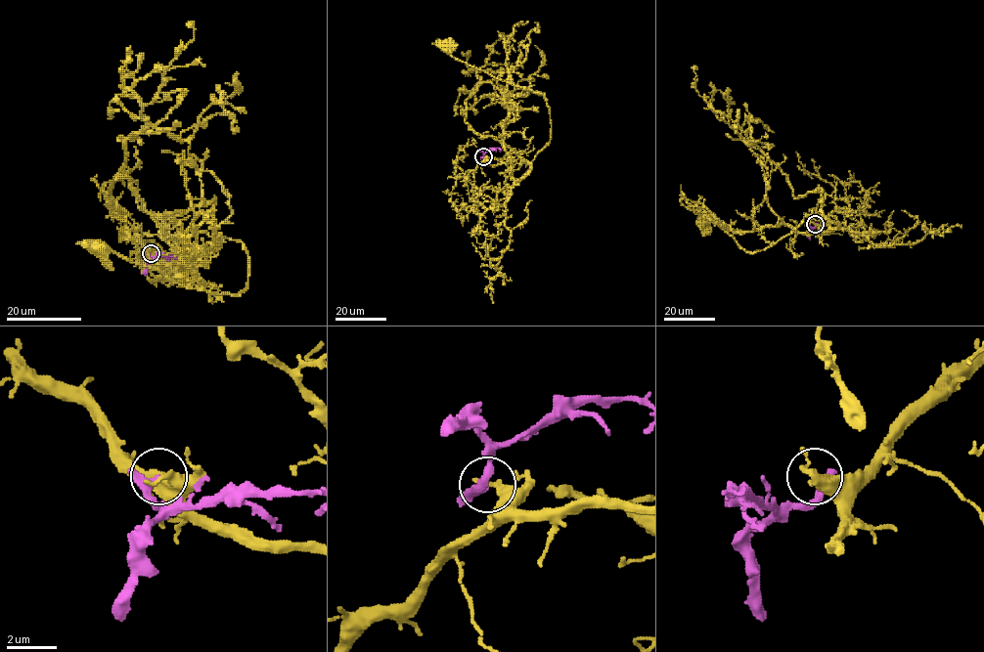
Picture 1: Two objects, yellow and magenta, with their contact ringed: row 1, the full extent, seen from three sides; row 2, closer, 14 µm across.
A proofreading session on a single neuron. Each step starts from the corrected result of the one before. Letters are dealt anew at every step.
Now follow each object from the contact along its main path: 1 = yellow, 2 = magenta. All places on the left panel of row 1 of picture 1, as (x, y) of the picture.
1: (151, 252), (189, 265), (222, 239), (239, 240), (246, 249), (247, 286), (236, 293), (194, 288), (100, 246)
2: (151, 252), (151, 257), (174, 255), (174, 259)

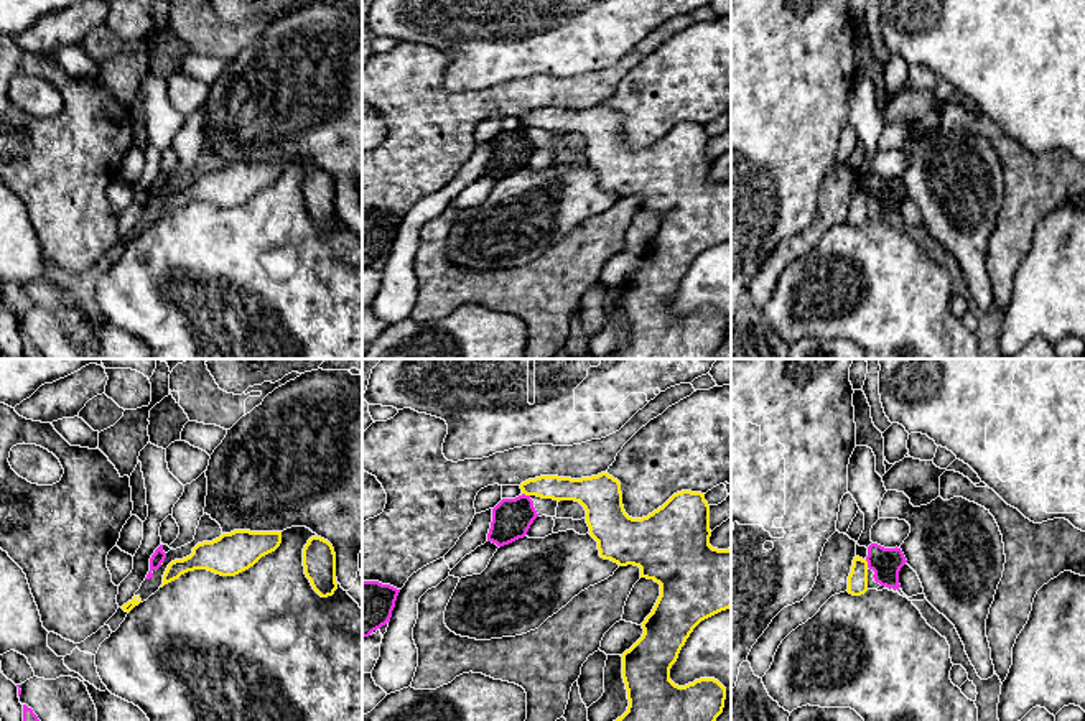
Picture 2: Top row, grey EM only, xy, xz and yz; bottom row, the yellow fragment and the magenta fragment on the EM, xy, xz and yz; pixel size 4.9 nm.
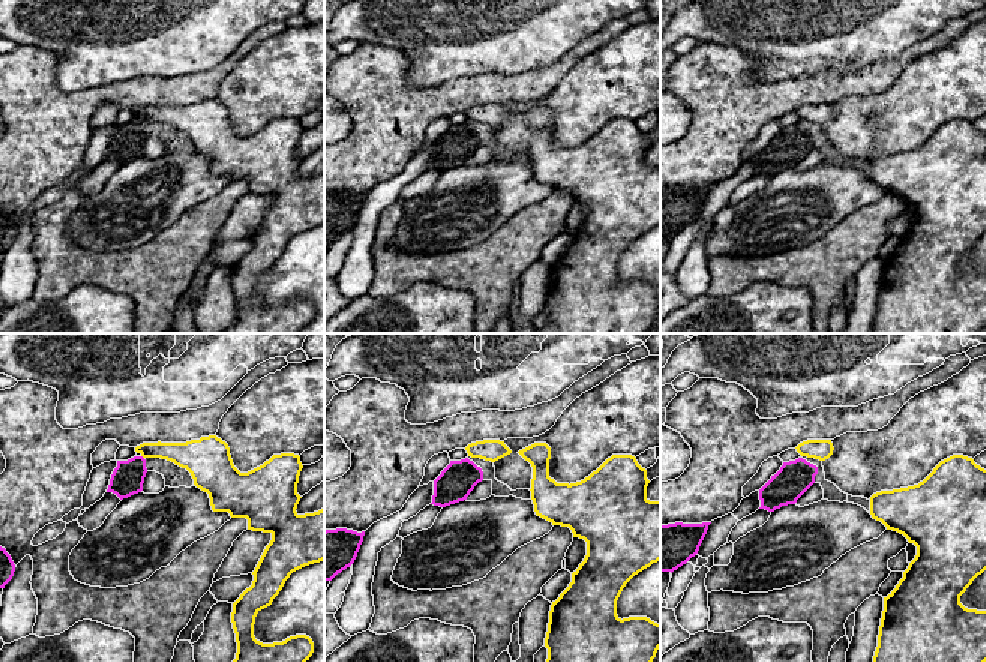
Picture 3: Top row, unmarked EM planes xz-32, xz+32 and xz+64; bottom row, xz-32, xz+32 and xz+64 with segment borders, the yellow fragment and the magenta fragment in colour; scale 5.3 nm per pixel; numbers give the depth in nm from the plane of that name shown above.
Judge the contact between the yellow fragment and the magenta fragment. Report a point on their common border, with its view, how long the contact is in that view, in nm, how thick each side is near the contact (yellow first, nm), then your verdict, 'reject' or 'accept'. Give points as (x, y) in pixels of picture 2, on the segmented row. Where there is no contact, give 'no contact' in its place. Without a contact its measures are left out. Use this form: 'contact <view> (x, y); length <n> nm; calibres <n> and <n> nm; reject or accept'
contact xz (526, 494); length 40 nm; calibres 120 and 190 nm; reject

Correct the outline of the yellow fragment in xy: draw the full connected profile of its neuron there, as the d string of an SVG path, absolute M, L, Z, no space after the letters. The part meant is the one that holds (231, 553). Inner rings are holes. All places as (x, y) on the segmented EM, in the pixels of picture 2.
M234 530L212 542L198 543L193 553L168 565L165 584L194 570L207 570L221 576L235 576L254 566L262 556L275 551L282 543L282 532Z

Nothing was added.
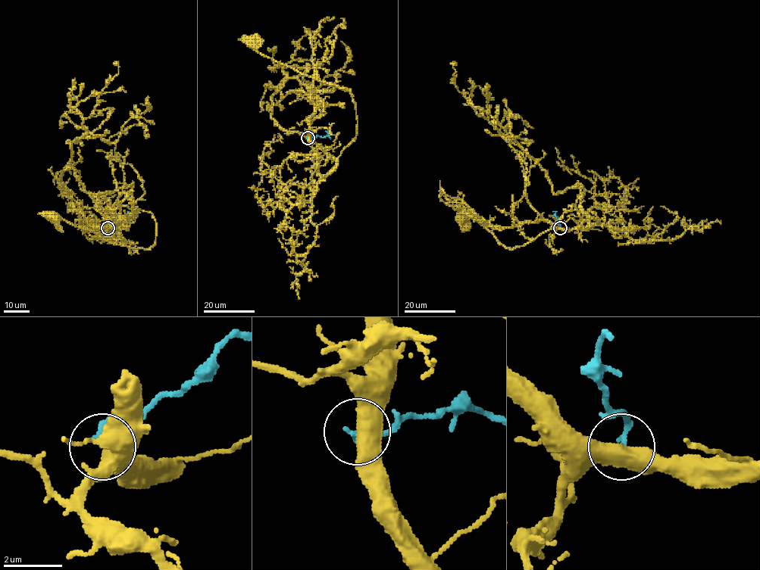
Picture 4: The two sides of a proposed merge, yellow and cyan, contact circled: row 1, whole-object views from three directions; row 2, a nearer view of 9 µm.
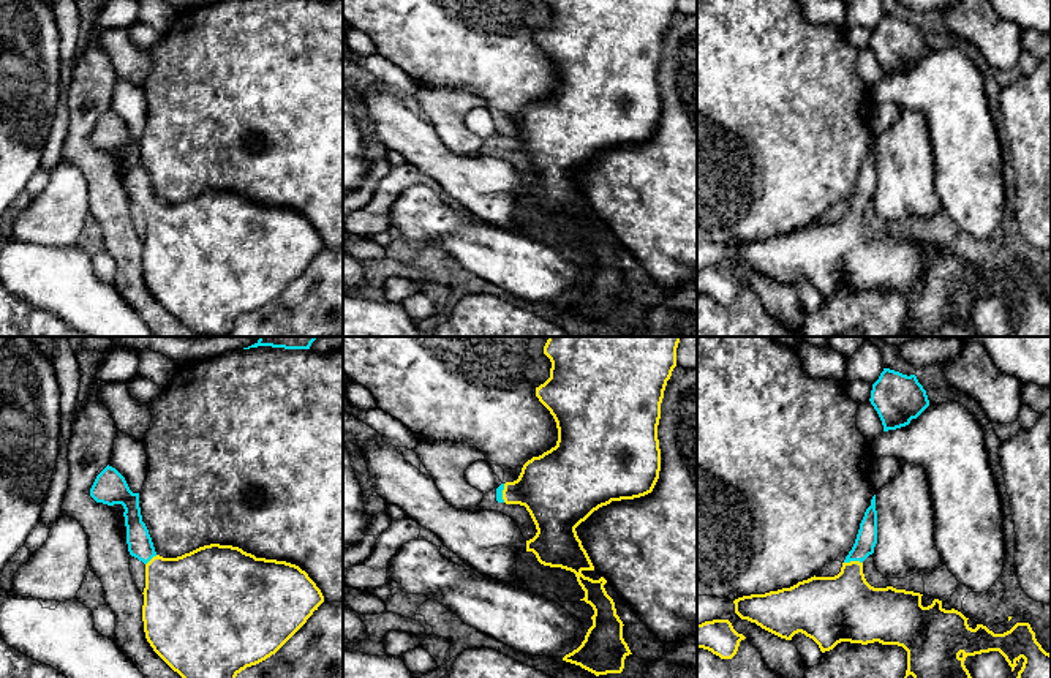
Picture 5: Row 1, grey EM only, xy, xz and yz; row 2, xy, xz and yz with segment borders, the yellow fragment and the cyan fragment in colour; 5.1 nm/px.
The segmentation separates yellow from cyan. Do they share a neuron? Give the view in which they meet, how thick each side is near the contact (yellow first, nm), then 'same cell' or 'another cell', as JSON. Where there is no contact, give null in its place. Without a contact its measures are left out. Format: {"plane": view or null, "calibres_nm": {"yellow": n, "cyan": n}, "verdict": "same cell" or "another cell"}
{"plane": "yz", "calibres_nm": {"yellow": 340, "cyan": 110}, "verdict": "same cell"}

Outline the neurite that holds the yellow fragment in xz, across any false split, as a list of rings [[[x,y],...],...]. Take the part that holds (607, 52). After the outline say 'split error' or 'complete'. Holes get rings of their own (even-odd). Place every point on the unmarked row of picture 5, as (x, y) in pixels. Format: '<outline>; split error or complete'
[[[545,0],[550,8],[550,24],[536,33],[536,43],[550,57],[556,68],[556,92],[539,103],[528,106],[517,126],[501,130],[496,134],[496,147],[525,152],[534,171],[536,182],[526,186],[526,198],[533,198],[544,212],[561,213],[575,220],[578,231],[585,237],[585,247],[594,256],[593,272],[588,275],[582,291],[566,300],[563,307],[580,311],[599,321],[621,319],[624,305],[632,300],[623,284],[623,267],[616,261],[615,248],[607,240],[601,223],[593,226],[583,217],[594,217],[594,212],[577,182],[575,174],[594,156],[612,147],[634,145],[653,137],[661,117],[661,95],[657,71],[661,65],[661,49],[667,27],[676,13],[676,0]]]; split error

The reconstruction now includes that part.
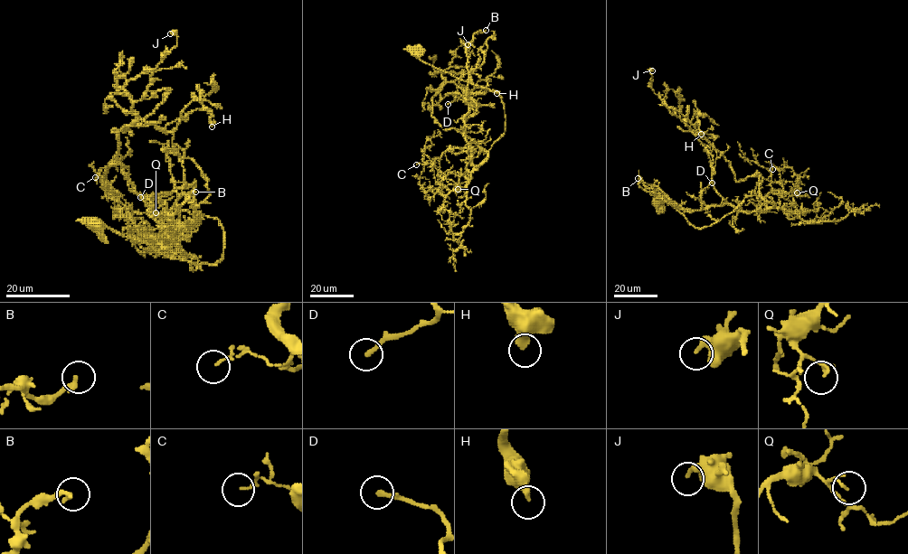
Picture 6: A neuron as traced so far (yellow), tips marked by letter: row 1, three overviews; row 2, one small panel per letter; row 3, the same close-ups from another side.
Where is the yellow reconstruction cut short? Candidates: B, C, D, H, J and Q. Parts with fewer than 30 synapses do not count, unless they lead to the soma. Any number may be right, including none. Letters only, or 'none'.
none

